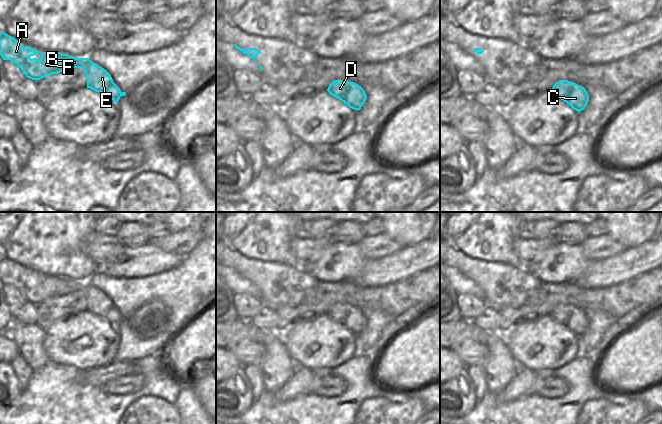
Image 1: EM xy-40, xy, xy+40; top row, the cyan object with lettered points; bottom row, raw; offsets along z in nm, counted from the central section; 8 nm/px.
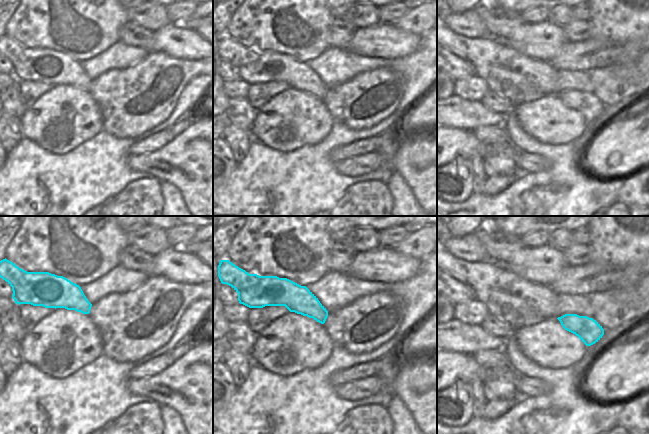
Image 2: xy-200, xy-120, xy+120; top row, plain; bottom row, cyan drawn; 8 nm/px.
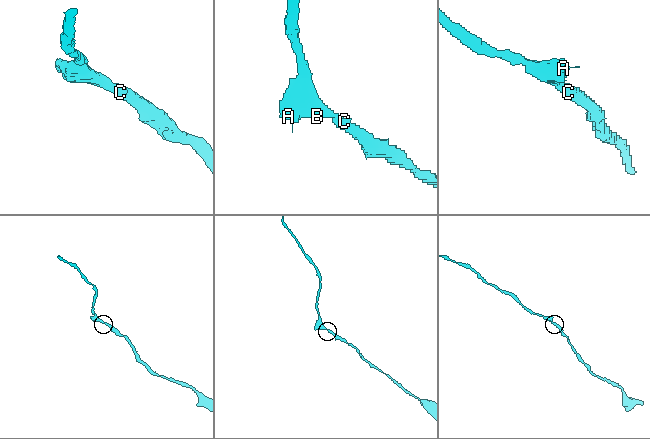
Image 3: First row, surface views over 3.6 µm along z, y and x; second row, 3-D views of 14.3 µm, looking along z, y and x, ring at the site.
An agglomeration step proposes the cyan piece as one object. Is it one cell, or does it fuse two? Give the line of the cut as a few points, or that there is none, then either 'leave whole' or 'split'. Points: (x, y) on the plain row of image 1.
cut none; leave whole

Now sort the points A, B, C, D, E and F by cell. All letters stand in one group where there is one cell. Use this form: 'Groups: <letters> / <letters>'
Groups: A B C D E F.

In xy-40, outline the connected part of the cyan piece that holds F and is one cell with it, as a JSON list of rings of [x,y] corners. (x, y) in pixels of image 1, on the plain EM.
[[[1,255],[0,257],[0,279],[3,284],[10,284],[14,286],[26,299],[27,302],[32,304],[40,304],[46,300],[52,298],[58,298],[66,294],[72,294],[74,292],[82,292],[87,301],[87,312],[90,312],[96,316],[100,316],[108,320],[114,326],[118,326],[121,320],[125,320],[126,316],[122,316],[120,312],[113,306],[113,303],[109,296],[92,286],[89,282],[76,282],[68,278],[62,278],[60,276],[42,276],[41,283],[31,283],[31,280],[38,278],[39,275],[30,272],[28,270],[23,271],[19,265],[14,261]]]

